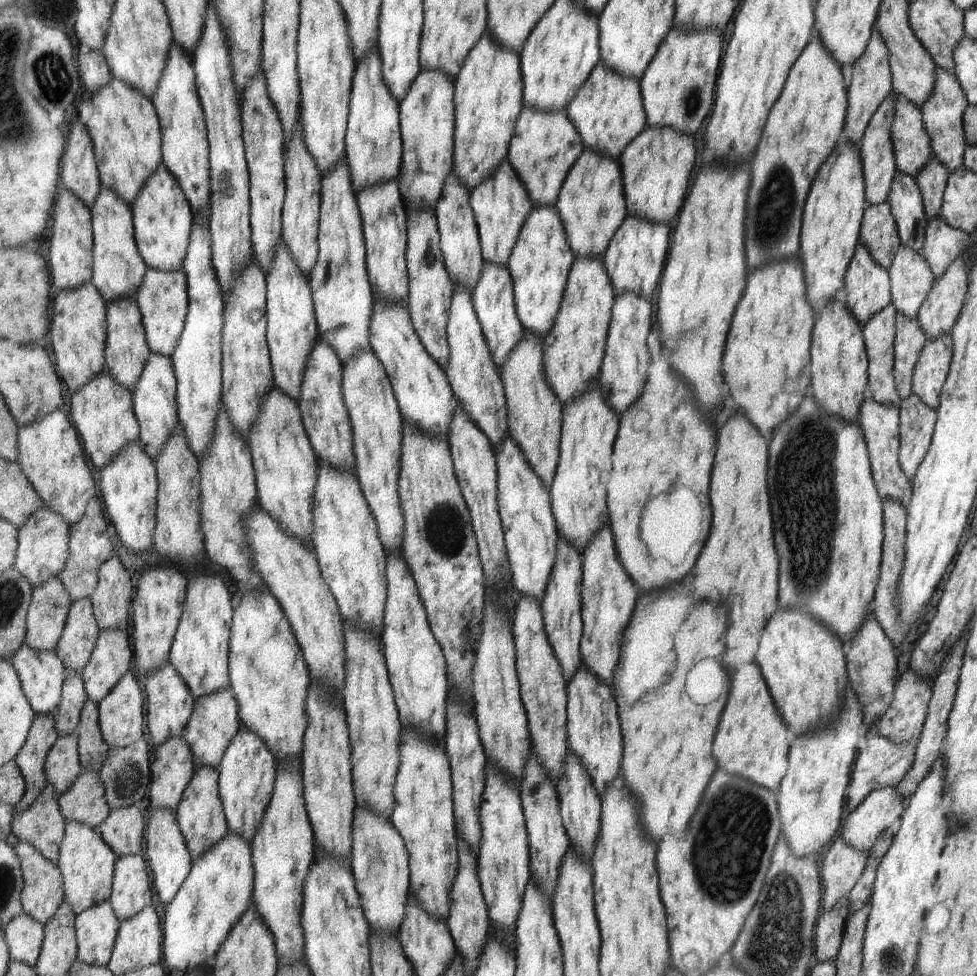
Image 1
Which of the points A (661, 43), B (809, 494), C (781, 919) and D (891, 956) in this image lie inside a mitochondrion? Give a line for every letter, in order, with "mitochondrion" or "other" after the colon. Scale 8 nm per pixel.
A: other
B: mitochondrion
C: mitochondrion
D: mitochondrion

